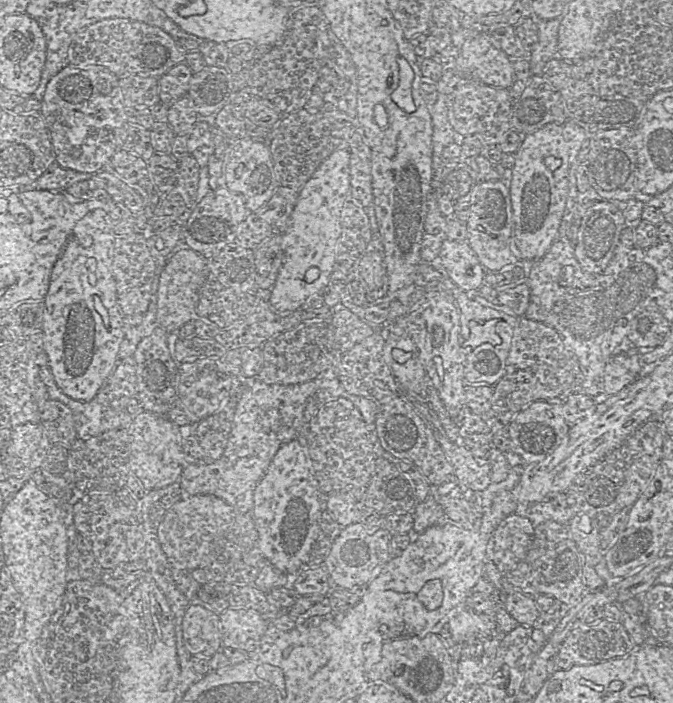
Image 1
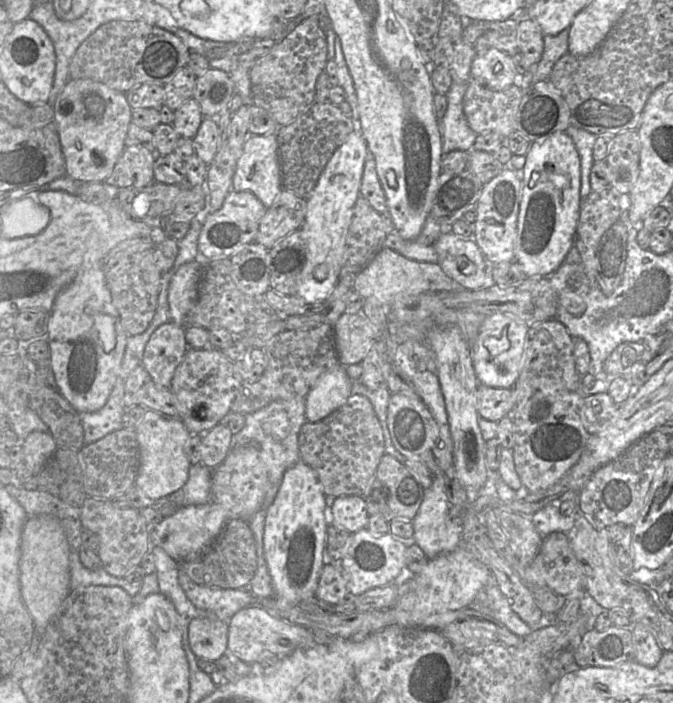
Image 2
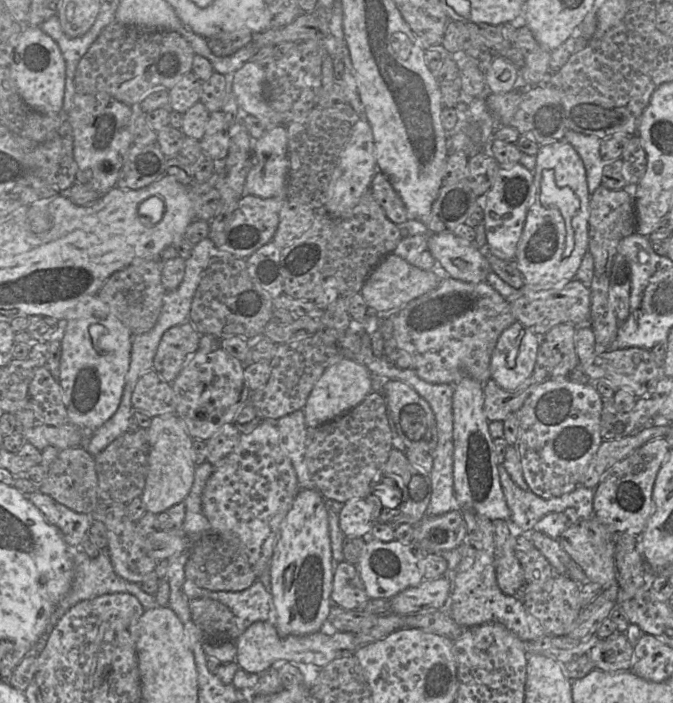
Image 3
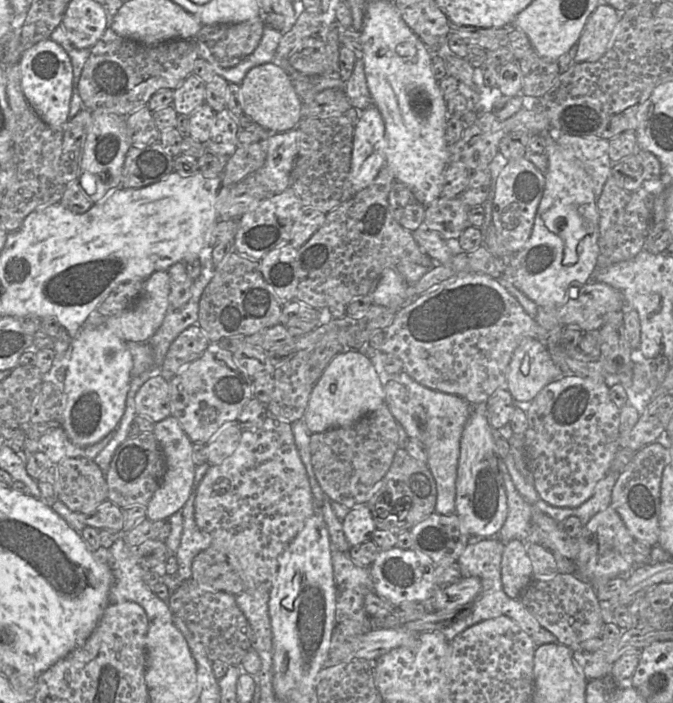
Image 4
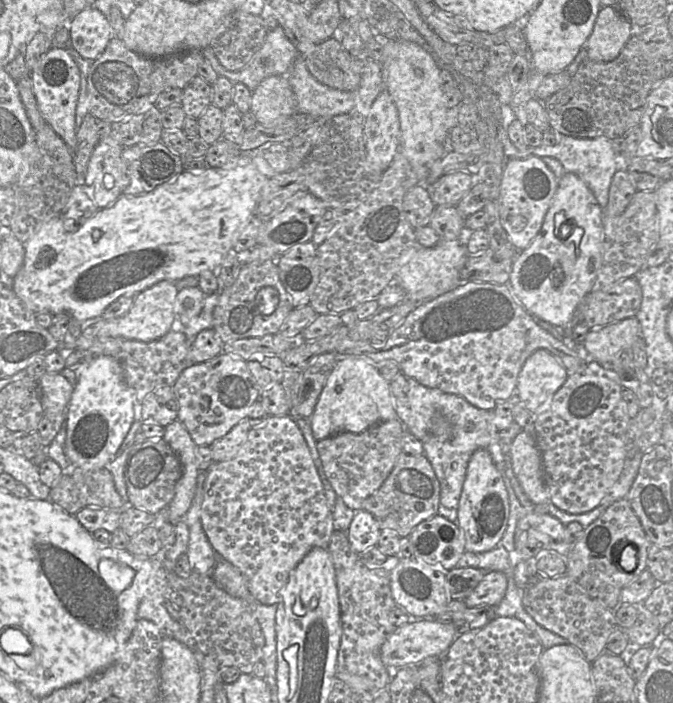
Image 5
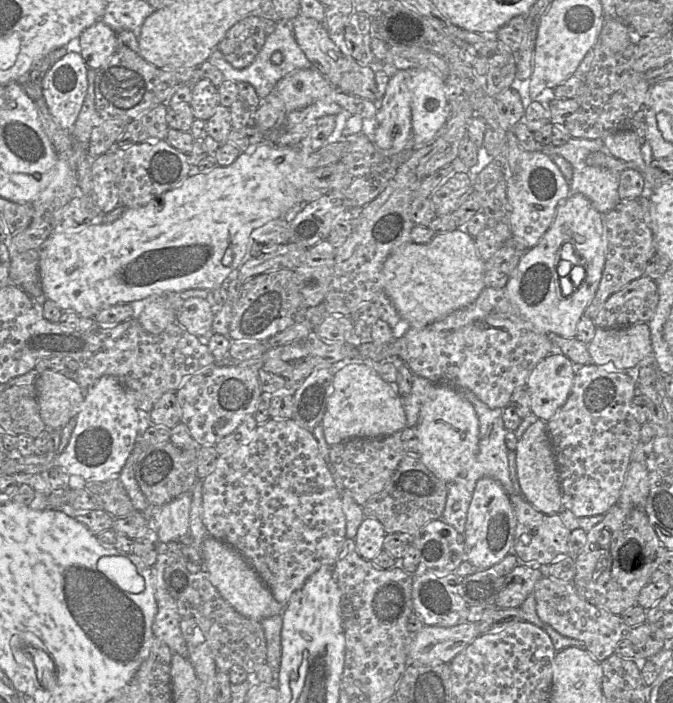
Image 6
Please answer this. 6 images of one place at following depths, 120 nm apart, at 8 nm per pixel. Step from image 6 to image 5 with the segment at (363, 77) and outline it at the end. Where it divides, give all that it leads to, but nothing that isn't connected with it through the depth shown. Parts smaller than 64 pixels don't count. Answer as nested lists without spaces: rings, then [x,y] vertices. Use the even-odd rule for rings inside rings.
[[[334,37],[317,43],[313,53],[304,61],[310,74],[326,86],[354,92],[360,85],[362,67]]]

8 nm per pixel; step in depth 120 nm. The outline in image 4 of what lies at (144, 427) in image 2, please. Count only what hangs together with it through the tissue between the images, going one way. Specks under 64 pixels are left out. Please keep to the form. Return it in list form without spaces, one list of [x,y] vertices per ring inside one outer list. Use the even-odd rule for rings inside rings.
[[[172,415],[154,424],[152,433],[159,442],[166,459],[166,471],[161,485],[146,505],[147,518],[156,522],[168,520],[182,510],[193,490],[196,465],[193,462],[193,442]]]

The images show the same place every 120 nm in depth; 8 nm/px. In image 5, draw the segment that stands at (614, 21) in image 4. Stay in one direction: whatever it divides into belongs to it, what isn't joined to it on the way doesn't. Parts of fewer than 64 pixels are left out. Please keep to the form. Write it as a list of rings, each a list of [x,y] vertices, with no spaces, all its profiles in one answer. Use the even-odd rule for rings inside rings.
[[[602,6],[586,42],[587,59],[595,62],[616,59],[632,36],[631,24],[619,9]]]

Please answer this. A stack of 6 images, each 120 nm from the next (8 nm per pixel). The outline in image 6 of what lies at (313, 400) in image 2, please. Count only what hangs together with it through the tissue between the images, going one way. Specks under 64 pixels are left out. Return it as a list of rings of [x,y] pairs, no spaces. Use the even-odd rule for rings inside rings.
[[[343,362],[333,375],[326,410],[319,424],[329,446],[350,438],[378,438],[401,432],[407,427],[403,400],[394,385],[385,382],[370,366]]]

